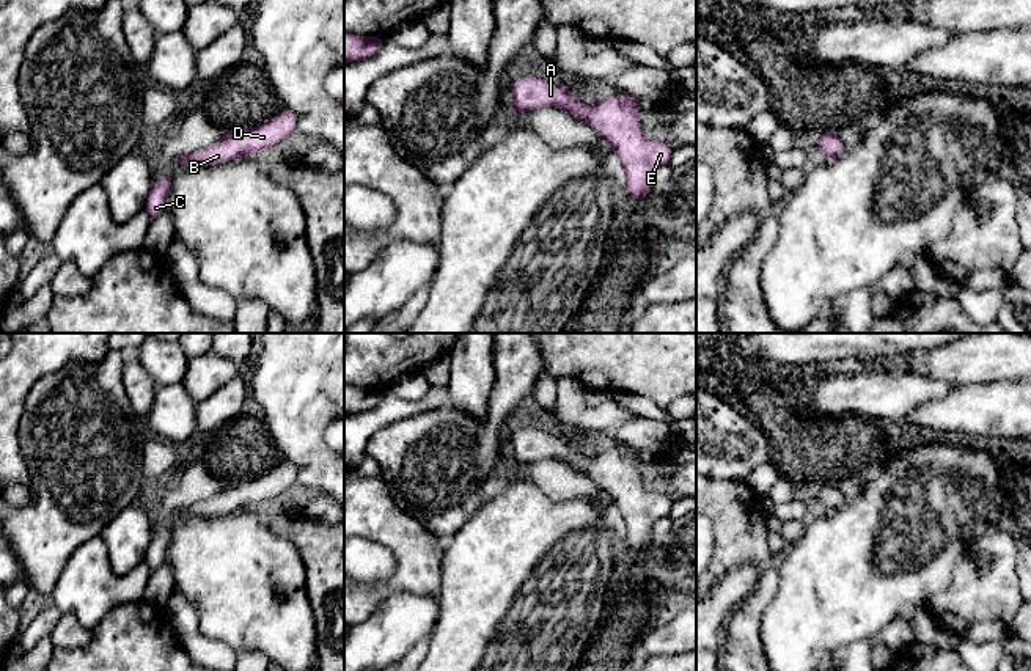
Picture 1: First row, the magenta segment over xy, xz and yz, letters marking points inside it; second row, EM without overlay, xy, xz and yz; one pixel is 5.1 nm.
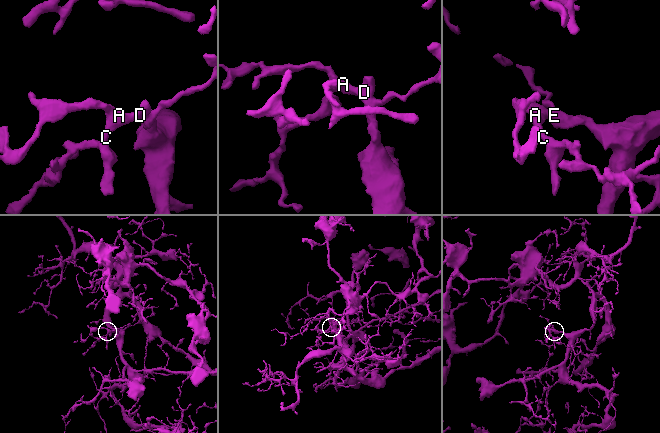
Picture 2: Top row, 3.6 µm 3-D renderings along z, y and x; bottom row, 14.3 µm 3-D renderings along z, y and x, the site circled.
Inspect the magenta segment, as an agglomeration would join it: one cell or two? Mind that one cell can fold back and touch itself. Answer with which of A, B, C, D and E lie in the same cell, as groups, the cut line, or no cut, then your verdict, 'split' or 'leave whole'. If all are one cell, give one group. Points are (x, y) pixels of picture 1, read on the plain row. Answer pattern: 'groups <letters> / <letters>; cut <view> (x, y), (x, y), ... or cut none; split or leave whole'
groups A B C D E; cut none; leave whole

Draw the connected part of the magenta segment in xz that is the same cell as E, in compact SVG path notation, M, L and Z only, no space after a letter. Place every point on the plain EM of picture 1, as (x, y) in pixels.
M534 427L519 429L508 438L514 448L509 467L555 459L589 476L602 489L605 500L618 508L626 526L626 544L633 553L648 548L654 523L671 512L674 501L668 495L643 487L638 470L643 462L632 446L621 443L589 457L577 451L567 437L550 435Z

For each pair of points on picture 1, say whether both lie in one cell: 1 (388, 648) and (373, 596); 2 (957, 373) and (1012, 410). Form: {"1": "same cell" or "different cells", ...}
{"1": "different cells", "2": "different cells"}

